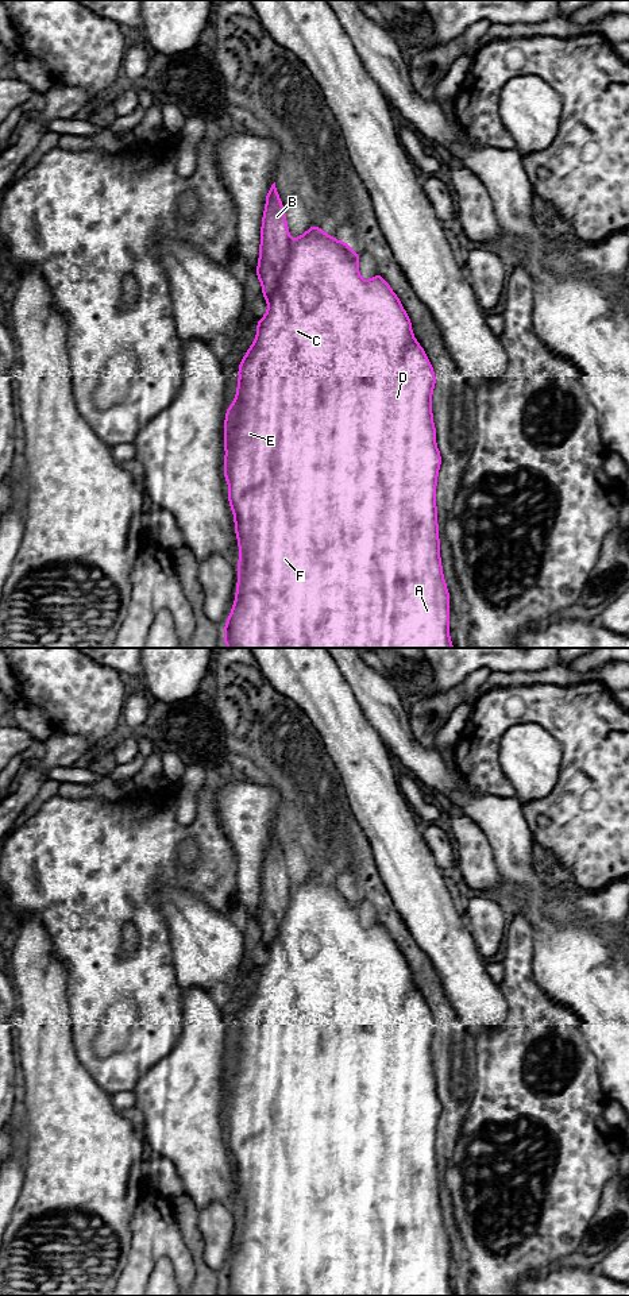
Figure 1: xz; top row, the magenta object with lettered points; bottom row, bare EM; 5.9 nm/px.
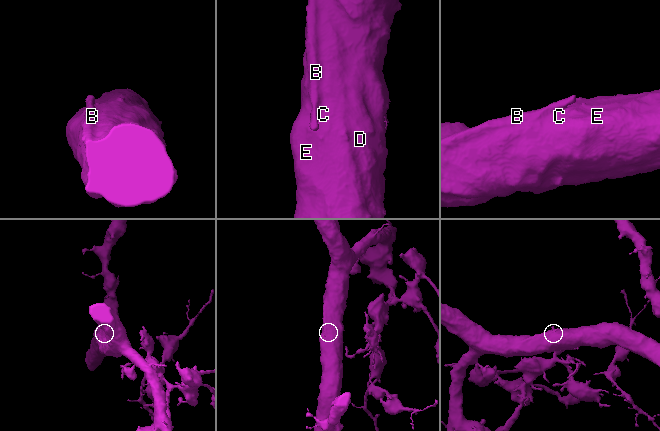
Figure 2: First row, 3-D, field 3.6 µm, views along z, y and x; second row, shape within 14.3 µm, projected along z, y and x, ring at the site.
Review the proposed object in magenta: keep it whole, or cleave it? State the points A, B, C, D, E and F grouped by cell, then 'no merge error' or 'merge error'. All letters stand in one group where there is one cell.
A C D E F / B | merge error

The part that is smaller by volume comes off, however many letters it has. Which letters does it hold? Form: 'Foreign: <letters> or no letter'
Foreign: B

